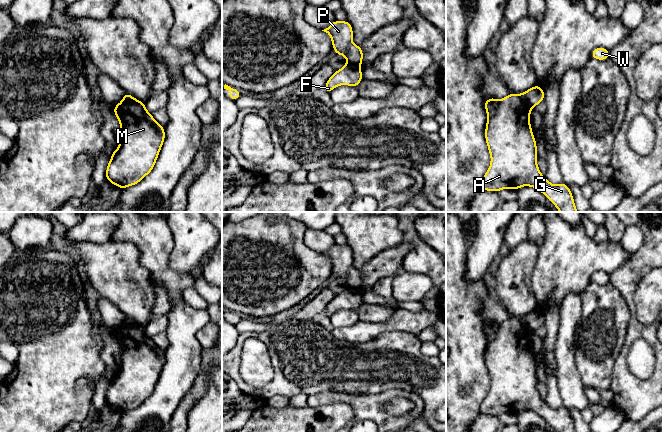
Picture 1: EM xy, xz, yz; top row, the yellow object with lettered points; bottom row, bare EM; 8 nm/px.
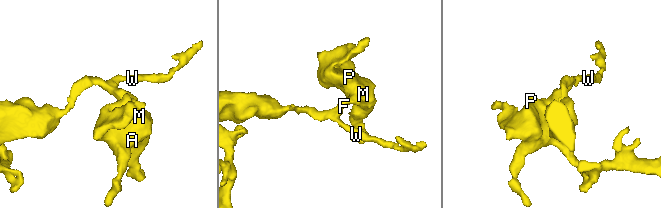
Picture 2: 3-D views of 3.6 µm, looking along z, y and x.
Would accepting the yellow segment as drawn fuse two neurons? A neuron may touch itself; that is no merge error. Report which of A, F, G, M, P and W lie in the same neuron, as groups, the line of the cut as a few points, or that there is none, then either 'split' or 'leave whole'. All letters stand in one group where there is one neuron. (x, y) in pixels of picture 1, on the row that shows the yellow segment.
A G M P / F W | yz (520, 95), (531, 108) | split

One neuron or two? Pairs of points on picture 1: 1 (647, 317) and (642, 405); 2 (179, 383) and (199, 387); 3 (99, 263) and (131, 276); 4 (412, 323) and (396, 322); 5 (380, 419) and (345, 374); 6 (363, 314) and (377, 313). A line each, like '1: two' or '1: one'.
1: two
2: two
3: one
4: one
5: two
6: one

